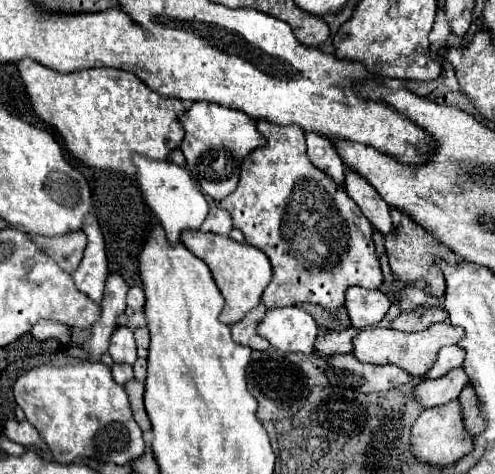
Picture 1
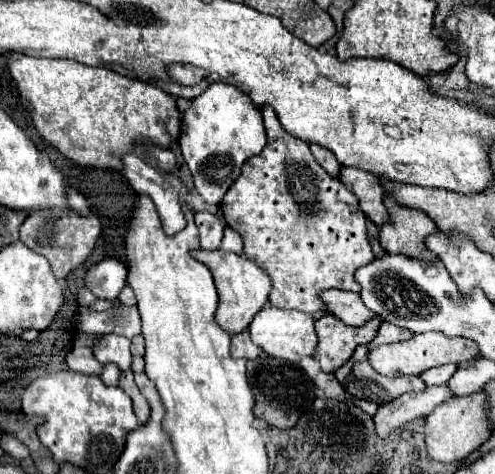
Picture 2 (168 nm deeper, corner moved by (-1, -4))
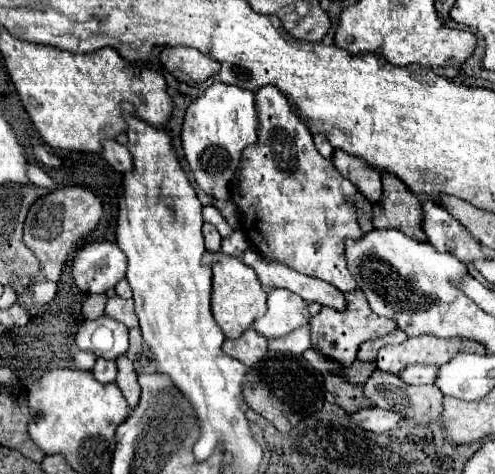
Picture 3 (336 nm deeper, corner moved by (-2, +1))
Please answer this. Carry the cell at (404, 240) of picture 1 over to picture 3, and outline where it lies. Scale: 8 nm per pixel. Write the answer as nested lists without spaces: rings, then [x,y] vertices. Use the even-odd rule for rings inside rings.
[[[383,174],[381,178],[383,178],[383,196],[381,196],[381,202],[375,204],[375,210],[373,210],[375,228],[395,228],[395,230],[401,230],[409,238],[425,242],[427,238],[423,232],[423,222],[421,222],[423,206],[419,202],[419,198],[415,194],[411,194],[411,190],[397,176]]]

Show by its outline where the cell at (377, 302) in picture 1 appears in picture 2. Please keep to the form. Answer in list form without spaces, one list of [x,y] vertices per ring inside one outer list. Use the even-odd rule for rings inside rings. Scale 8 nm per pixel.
[[[328,289],[328,291],[322,291],[318,297],[324,301],[328,313],[336,315],[350,327],[360,327],[370,317],[374,317],[374,313],[370,313],[370,309],[366,309],[366,305],[362,303],[358,293]]]

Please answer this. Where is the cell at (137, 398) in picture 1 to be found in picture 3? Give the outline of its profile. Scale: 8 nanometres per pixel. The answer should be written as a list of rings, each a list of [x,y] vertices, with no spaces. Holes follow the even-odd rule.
[[[121,356],[115,360],[119,374],[117,374],[117,386],[121,388],[125,400],[129,402],[131,408],[135,408],[139,404],[139,396],[141,396],[141,388],[137,384],[137,374],[133,370],[133,364],[127,356]]]

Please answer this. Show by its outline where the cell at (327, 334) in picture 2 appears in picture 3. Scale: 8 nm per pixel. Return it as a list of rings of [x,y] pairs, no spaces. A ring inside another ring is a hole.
[[[361,290],[347,292],[345,298],[347,298],[347,308],[343,312],[337,312],[333,308],[323,306],[321,312],[311,318],[311,346],[315,350],[319,350],[323,356],[327,356],[329,360],[335,360],[343,366],[349,366],[357,358],[357,350],[363,342],[389,334],[397,324],[391,318],[383,318],[383,316],[375,314],[369,308],[367,298],[363,296]]]

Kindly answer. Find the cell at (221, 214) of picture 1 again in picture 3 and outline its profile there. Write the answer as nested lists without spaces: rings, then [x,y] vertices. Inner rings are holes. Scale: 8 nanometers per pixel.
[[[209,222],[203,224],[203,236],[205,236],[205,248],[209,252],[215,252],[215,250],[221,248],[221,240],[223,238],[219,236],[219,232],[217,232],[217,228],[213,224],[209,224]]]

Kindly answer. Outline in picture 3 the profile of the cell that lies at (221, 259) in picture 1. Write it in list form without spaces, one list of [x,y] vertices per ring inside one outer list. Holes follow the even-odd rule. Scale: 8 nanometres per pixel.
[[[207,252],[205,262],[213,268],[213,292],[211,292],[211,312],[219,328],[225,332],[227,338],[239,338],[255,318],[263,316],[267,292],[263,290],[255,270],[241,262],[237,256],[227,256],[223,252]]]

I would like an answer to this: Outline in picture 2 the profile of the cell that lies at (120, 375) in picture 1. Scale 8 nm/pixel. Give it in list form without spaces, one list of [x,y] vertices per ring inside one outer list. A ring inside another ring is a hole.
[[[114,363],[104,365],[100,379],[102,379],[106,385],[118,385],[118,377],[120,377],[120,369],[118,369],[118,365],[114,365]]]

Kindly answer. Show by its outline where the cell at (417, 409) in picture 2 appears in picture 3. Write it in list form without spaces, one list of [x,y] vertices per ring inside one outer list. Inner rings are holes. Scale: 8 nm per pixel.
[[[363,408],[363,410],[355,412],[351,418],[353,418],[355,424],[359,424],[361,428],[365,428],[369,432],[375,432],[375,434],[391,432],[403,420],[399,416],[399,412],[395,412],[395,410],[383,410],[383,408]]]

